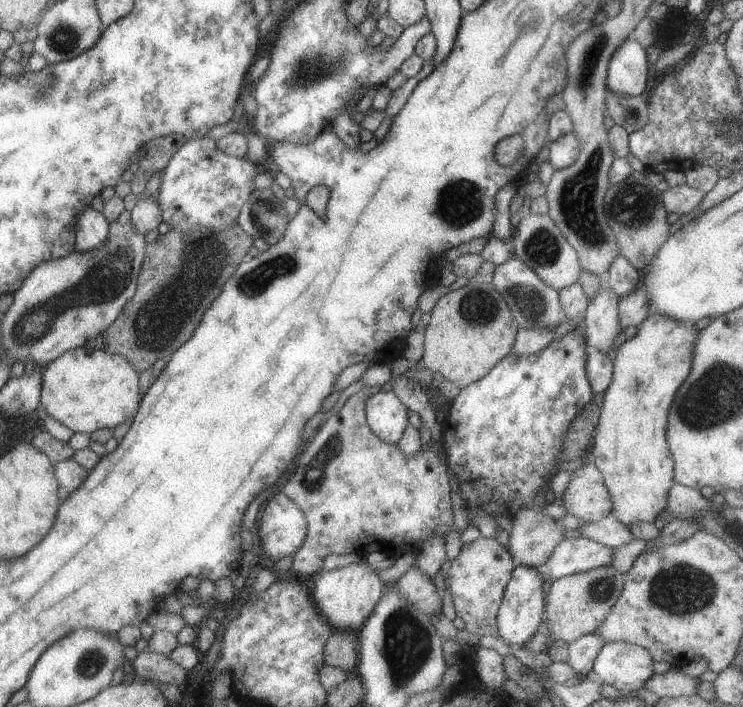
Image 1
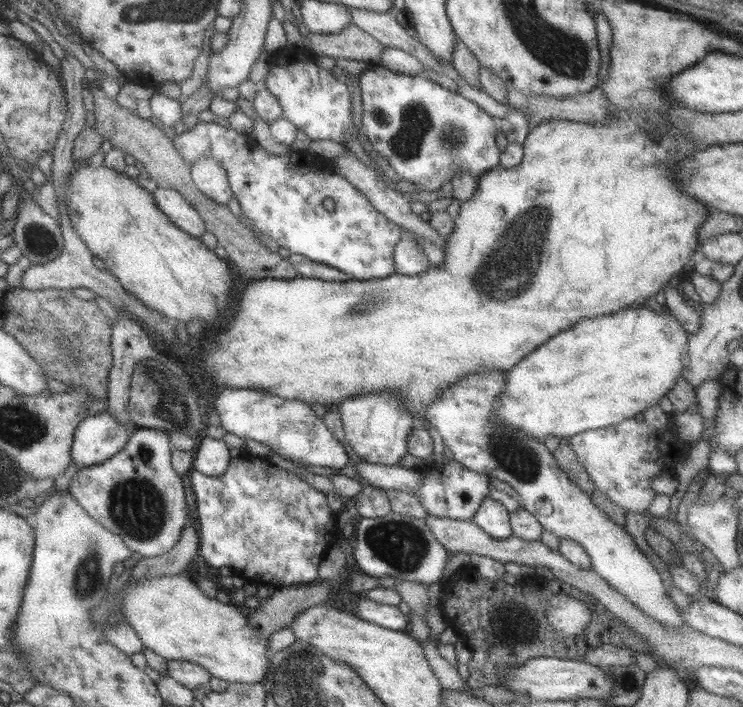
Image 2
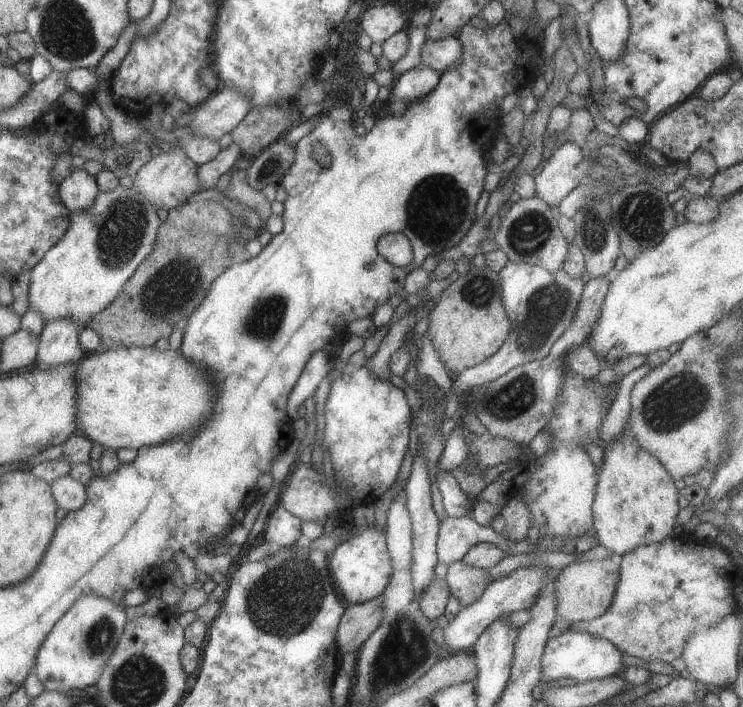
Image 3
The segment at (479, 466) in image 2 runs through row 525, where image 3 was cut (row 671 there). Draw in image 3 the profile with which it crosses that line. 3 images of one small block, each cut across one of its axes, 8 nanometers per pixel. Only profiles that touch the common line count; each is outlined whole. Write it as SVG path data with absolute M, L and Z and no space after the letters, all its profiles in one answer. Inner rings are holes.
M565 629L555 638L547 638L541 657L541 679L561 680L573 678L578 682L602 679L619 675L626 667L622 665L621 652L608 640L591 636L584 632L571 632Z

